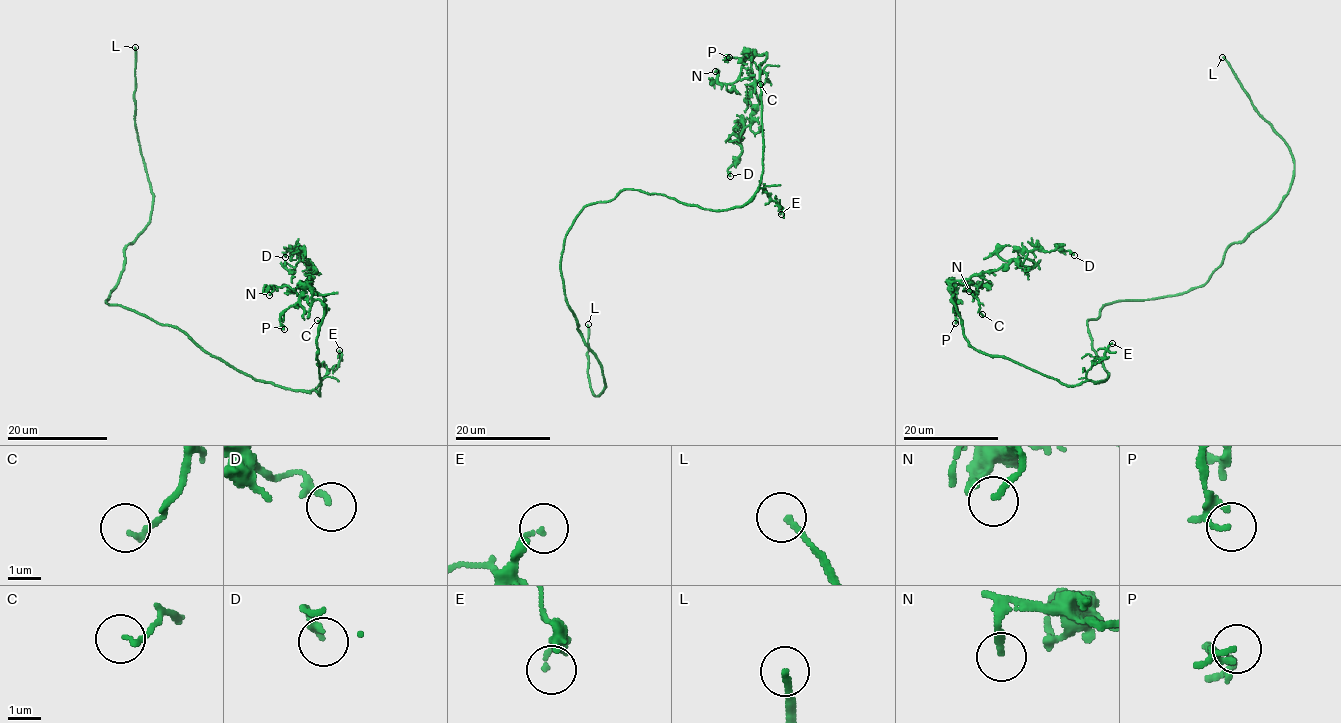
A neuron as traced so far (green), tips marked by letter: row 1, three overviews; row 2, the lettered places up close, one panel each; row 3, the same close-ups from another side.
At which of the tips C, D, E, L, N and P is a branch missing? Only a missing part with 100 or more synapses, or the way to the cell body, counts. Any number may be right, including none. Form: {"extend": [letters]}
{"extend": ["L"]}

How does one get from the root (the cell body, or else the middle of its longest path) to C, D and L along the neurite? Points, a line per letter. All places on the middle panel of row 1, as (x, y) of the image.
C: (648, 194), (711, 210), (744, 205), (763, 156), (766, 55), (754, 52), (768, 80), (760, 84)
D: (648, 194), (711, 210), (753, 197), (762, 175), (764, 54), (751, 56), (758, 108), (730, 176)
L: (648, 194), (624, 189), (588, 204), (564, 242), (565, 298), (602, 368), (598, 395), (588, 376), (588, 324)

